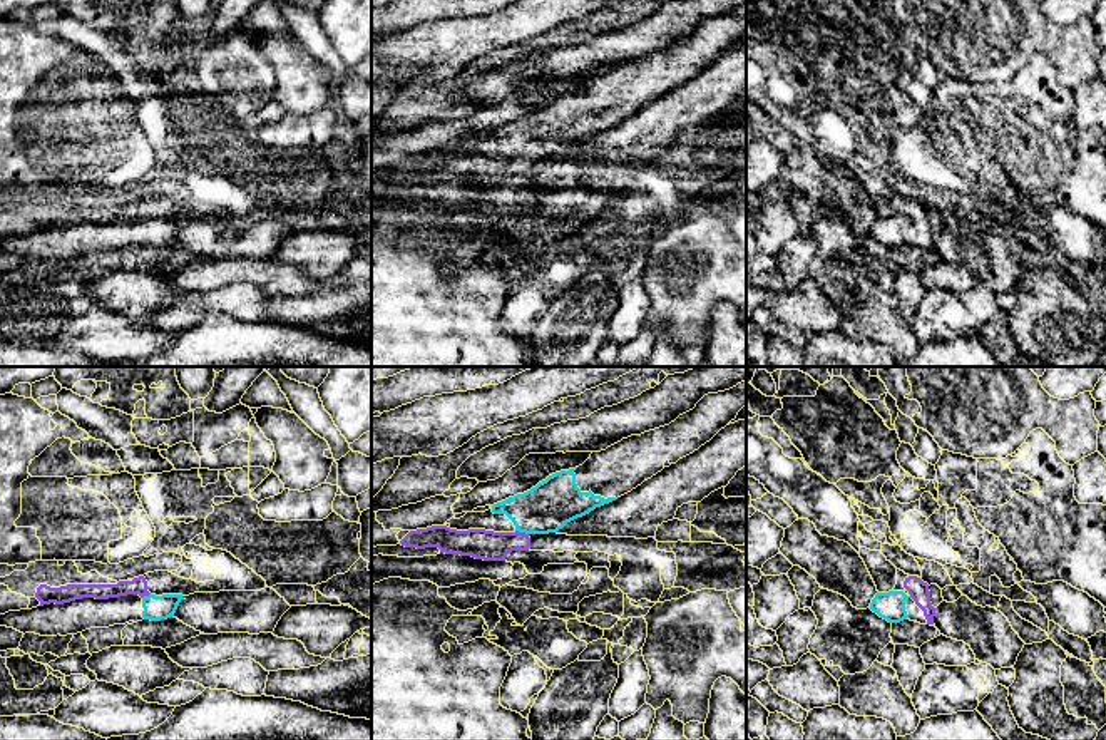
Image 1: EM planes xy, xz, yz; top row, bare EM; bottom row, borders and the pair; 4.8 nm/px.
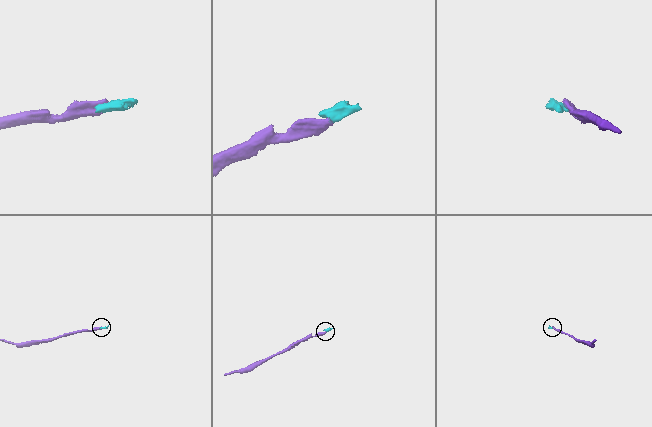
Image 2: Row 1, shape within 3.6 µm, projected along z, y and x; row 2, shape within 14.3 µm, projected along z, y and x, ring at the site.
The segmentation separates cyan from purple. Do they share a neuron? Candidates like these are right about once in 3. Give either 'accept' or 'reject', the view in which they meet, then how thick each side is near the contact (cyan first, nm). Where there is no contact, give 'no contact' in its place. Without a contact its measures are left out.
accept; meets cyan in xz; 240 nm thick on the cyan side, 140 nm on the other

